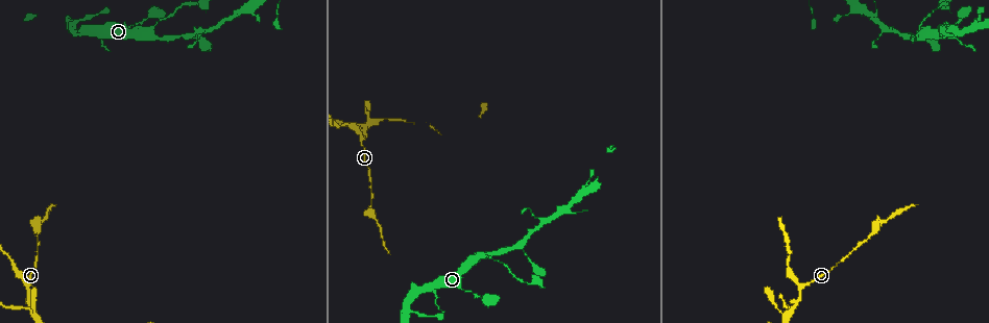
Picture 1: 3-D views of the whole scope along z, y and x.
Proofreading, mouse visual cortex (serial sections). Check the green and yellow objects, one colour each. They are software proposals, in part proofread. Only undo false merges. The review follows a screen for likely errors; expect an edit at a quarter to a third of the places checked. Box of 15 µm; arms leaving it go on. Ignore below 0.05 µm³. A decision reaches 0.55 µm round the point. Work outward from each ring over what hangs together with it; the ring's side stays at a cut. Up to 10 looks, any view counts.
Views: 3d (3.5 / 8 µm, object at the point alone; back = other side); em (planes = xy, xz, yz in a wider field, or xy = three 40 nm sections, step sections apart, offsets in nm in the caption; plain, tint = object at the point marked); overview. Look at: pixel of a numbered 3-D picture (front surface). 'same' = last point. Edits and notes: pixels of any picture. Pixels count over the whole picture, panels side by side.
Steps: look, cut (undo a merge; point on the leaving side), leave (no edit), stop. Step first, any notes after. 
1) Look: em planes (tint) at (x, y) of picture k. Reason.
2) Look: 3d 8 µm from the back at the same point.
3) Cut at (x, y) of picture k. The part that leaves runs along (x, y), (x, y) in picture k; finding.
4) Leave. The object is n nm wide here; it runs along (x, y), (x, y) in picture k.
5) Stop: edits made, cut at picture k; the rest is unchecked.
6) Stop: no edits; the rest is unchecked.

Look: 3d 8 µm at (406, 312) of picture 1.

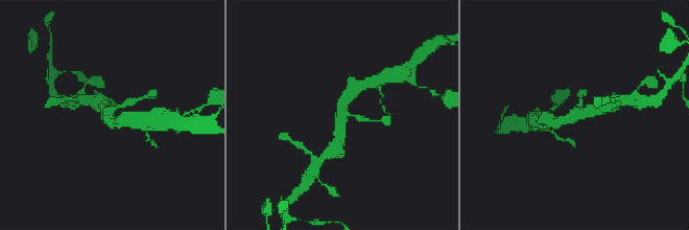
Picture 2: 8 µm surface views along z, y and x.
Look: em planes (tint) at (575, 111) of picture 2. 3 arms meet here; the arms are 250, 350, 350 nm wide.

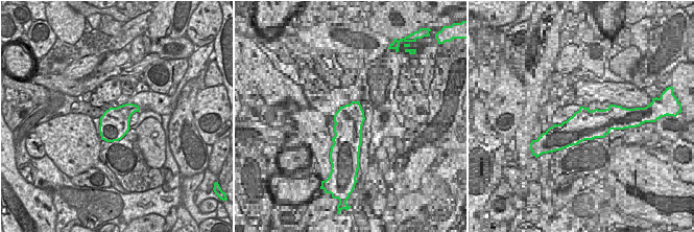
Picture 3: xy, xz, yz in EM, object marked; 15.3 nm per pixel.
Leave. It runs along (551, 121), (600, 104) in picture 2; continuous, no second cell.

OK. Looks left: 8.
Look: 3d 3.5 µm at (482, 255) of picture 1. A fork.

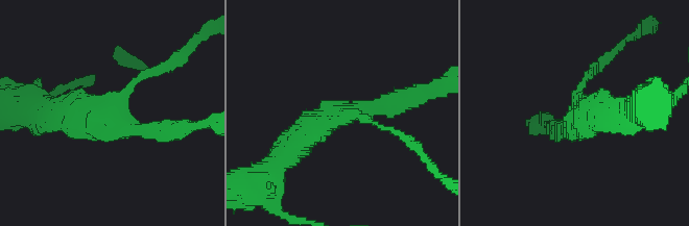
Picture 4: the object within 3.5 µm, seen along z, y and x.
Look: em planes (tint) at (339, 116) of picture 4. 3 arms meet here; the arms are 100, 300, 450 nm wide; shape alone is not enough.

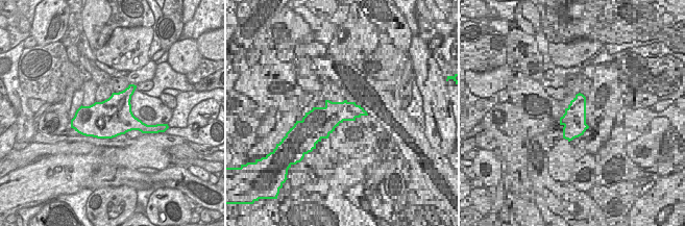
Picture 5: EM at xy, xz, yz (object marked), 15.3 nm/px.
Look: em xy step 3 (tint) at the same point. Cut it another way.

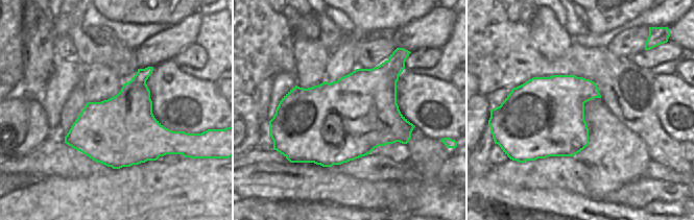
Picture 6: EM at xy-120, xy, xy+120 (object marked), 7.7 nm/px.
Cut at (157, 69) of picture 4. The part that leaves runs along (128, 89), (199, 38) in picture 4; a second cell is stuck on.

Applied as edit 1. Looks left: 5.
Look: 3d 8 µm at (232, 17) of picture 1. Three arms meet.

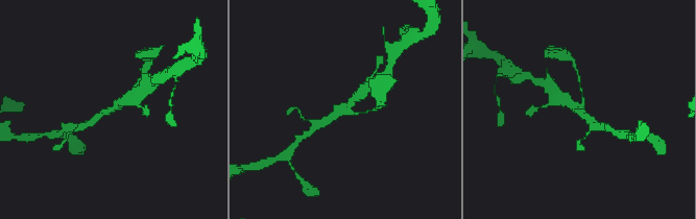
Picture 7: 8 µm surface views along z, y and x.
Look: 3d 3.5 µm at (113, 110) of picture 7.

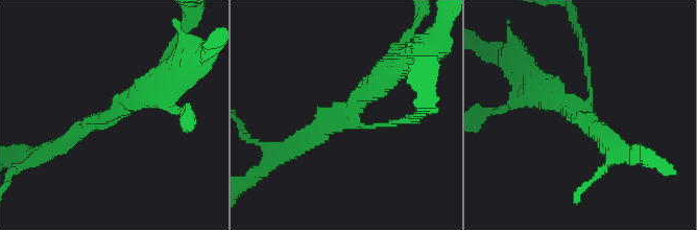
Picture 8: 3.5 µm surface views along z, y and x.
Look: em planes (tint) at (581, 111) of picture 8.

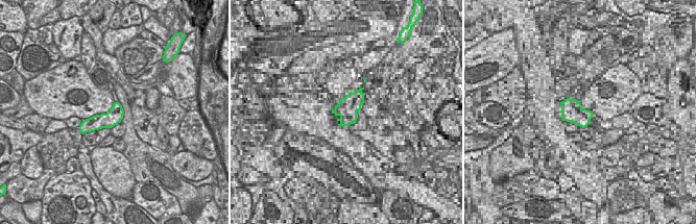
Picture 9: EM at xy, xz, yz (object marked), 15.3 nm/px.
Leave. It runs along (119, 107), (106, 120), (83, 128) in picture 9; continuous, no second cell.

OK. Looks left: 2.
Look: em xy step 1 (tint) at (788, 315) of picture 1. Four-way junction.

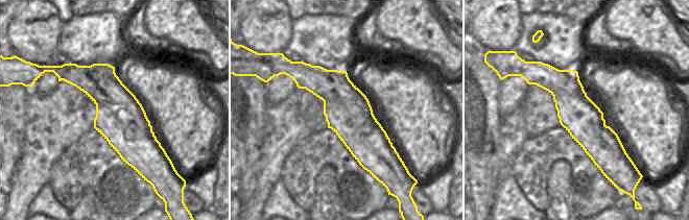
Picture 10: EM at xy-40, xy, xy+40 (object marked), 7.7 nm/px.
Look: 3d 3.5 µm at the same point.

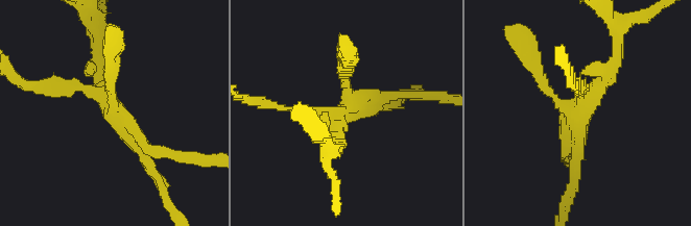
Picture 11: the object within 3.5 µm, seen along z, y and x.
Cut at (60, 88) of picture 11. The arms are 150, 150, 200, 200 nm wide; a border runs along (324, 100), (367, 113), (382, 128) in picture 10; two cells meet here.

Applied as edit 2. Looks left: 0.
Stop: edits made, cut at picture 4, cut at picture 11; the rest is unchecked.

